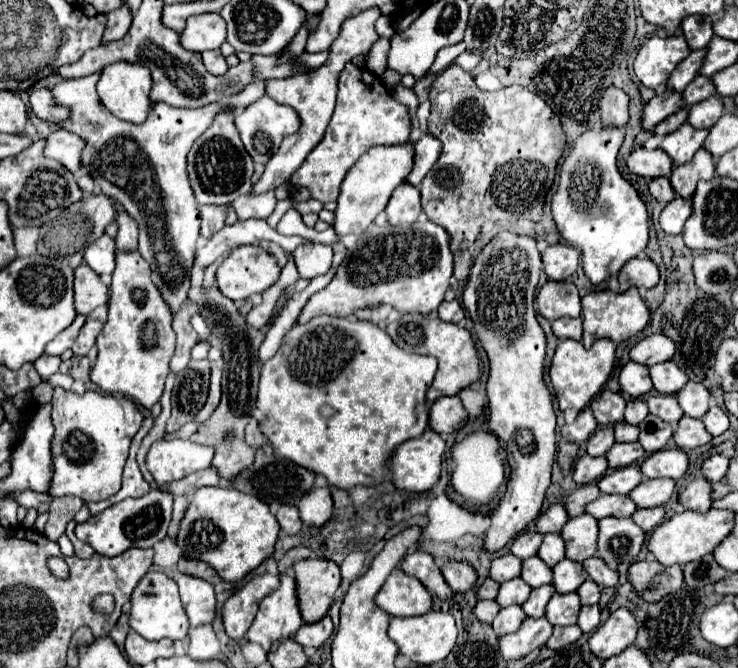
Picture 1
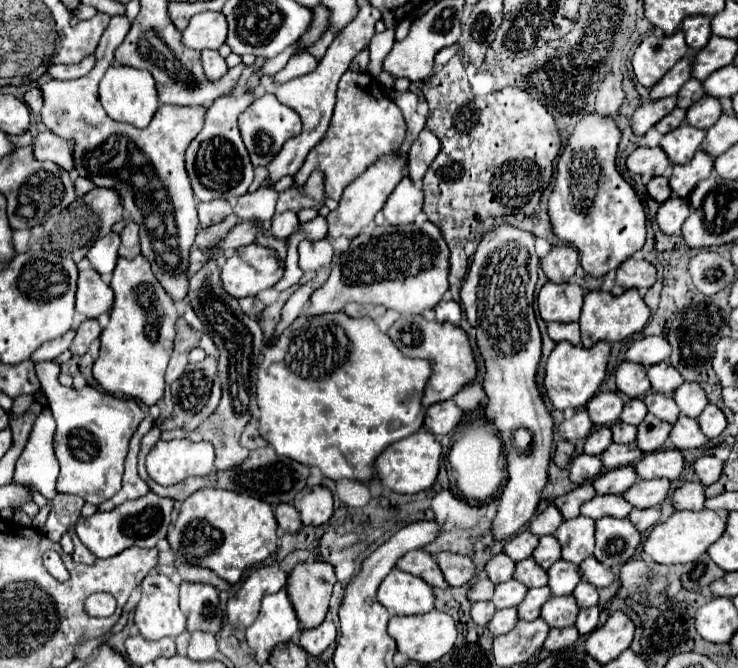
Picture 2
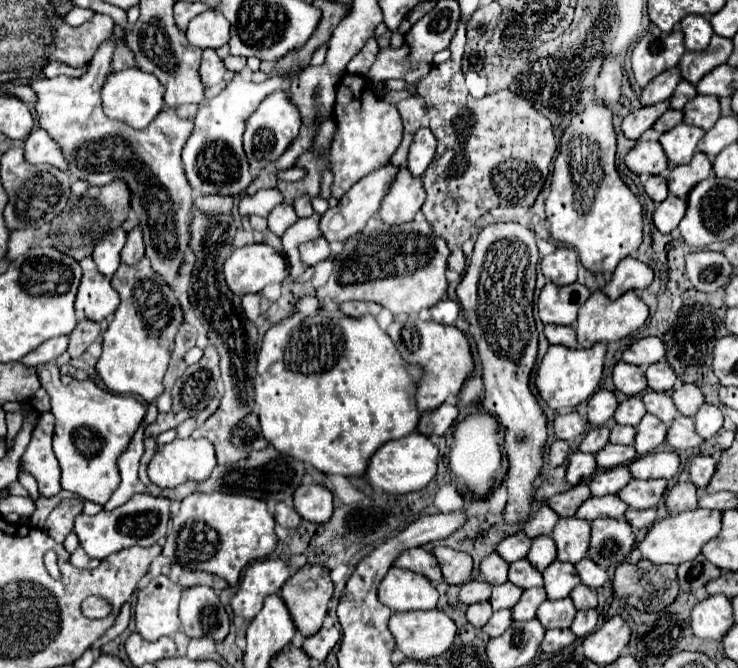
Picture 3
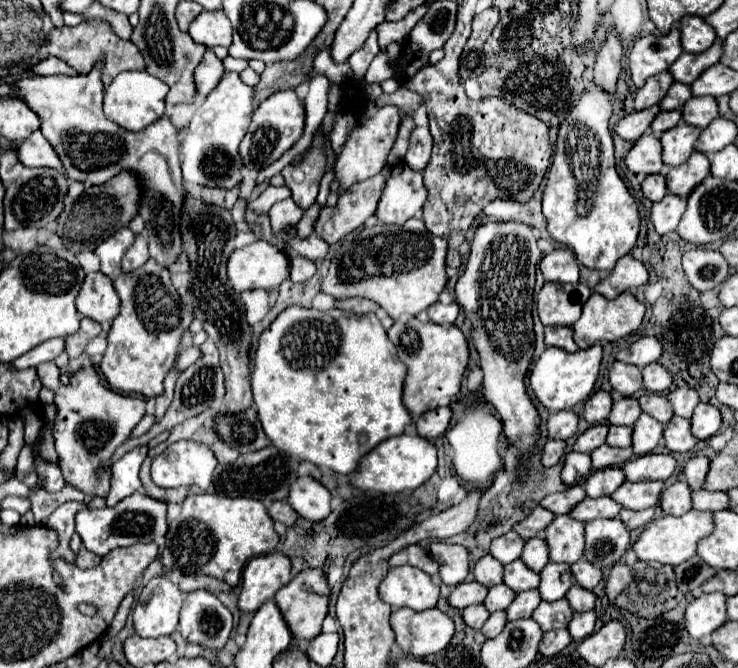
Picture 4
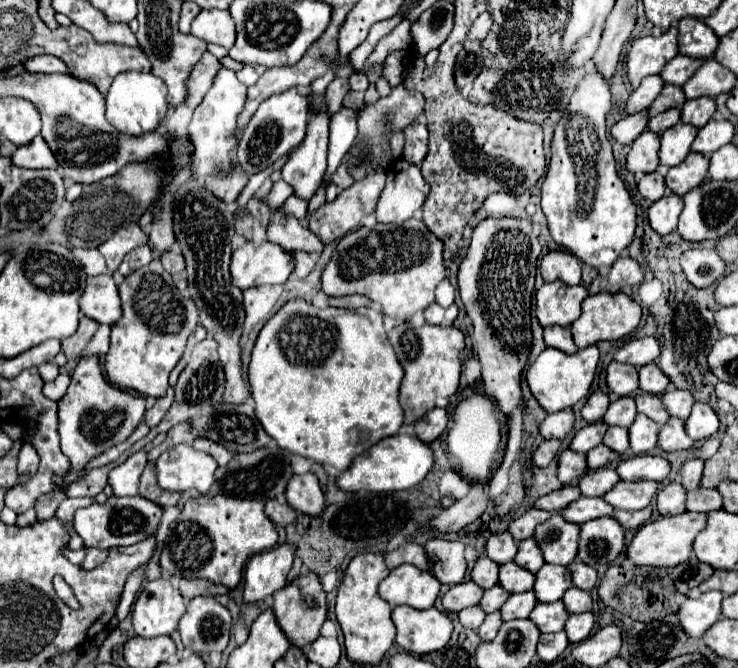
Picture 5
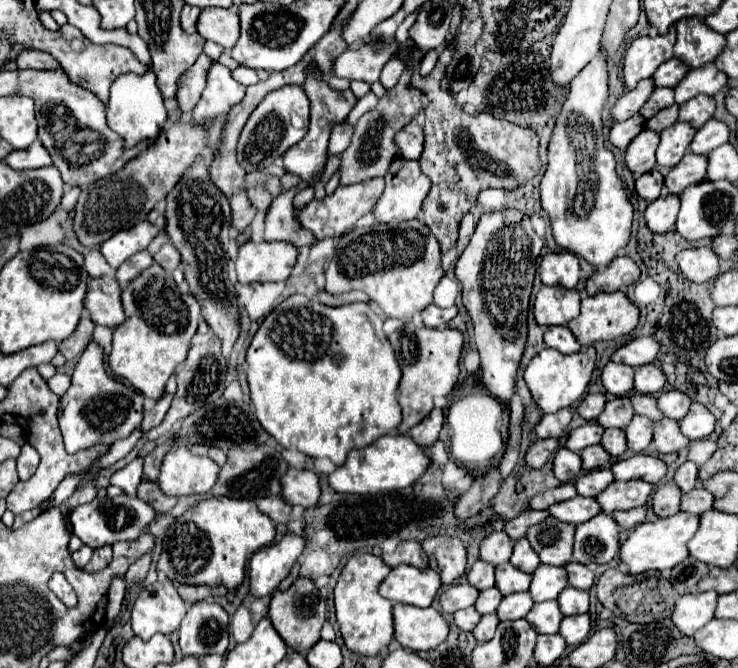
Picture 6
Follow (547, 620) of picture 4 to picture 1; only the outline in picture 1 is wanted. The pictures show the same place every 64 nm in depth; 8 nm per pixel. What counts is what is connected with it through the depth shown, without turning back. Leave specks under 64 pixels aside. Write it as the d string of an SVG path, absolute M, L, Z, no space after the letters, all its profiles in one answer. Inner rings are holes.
M572 592L572 594L554 594L546 606L546 620L552 626L568 626L568 624L576 624L578 620L578 612L580 612L580 598Z

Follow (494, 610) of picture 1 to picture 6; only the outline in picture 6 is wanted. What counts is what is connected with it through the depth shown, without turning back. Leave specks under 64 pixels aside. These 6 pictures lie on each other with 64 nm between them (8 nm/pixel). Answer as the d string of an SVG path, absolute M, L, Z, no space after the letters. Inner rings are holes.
M472 606L454 612L454 624L456 624L460 630L470 632L470 630L478 624L478 620L480 620L480 614L478 614Z

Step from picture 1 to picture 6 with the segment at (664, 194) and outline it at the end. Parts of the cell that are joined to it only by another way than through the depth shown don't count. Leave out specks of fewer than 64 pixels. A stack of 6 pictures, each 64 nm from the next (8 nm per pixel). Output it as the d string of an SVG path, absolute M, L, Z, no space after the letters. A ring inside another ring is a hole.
M656 168L646 172L646 174L642 174L640 178L636 178L636 184L634 184L638 196L642 196L648 202L652 202L652 200L656 200L660 196L662 186L664 186L664 178Z

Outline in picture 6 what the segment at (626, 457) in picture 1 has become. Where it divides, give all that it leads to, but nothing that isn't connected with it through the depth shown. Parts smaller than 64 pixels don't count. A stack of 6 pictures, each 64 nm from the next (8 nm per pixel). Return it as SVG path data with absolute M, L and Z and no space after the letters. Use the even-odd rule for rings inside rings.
M600 446L584 448L580 452L580 458L582 458L582 468L584 470L596 470L596 468L608 466L608 462L610 462L610 456Z

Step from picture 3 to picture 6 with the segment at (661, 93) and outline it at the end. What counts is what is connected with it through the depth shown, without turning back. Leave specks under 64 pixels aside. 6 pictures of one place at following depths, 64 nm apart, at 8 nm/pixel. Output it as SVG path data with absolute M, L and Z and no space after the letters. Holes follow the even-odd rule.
M648 78L648 80L640 80L640 84L634 90L628 90L626 94L622 94L618 102L610 108L610 116L614 118L614 122L622 122L632 114L636 114L642 108L642 104L648 100L652 90L654 90L654 84Z

